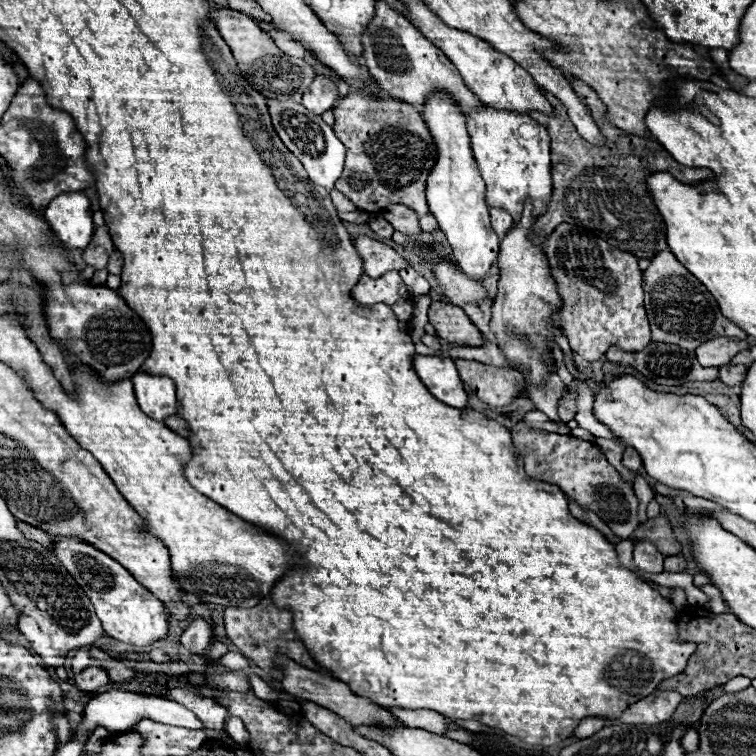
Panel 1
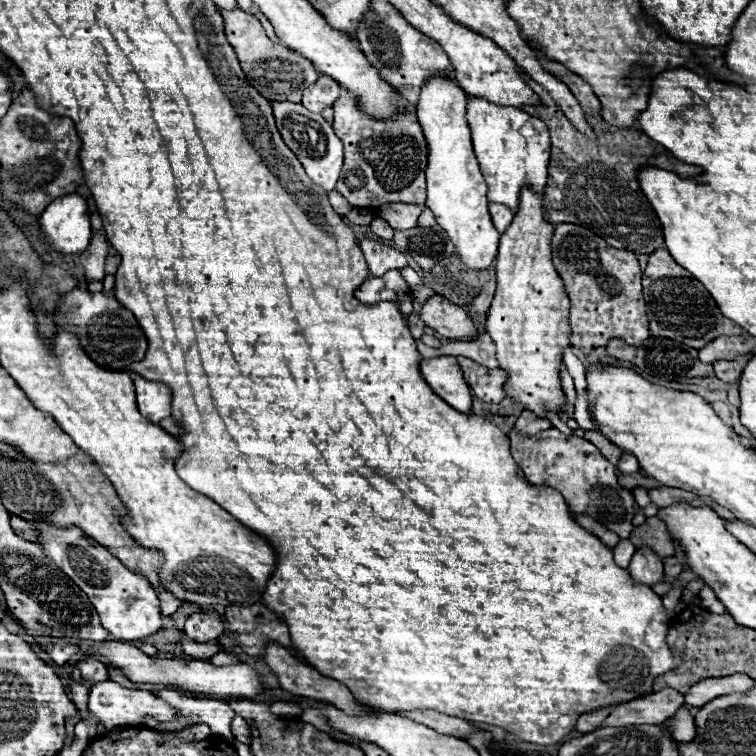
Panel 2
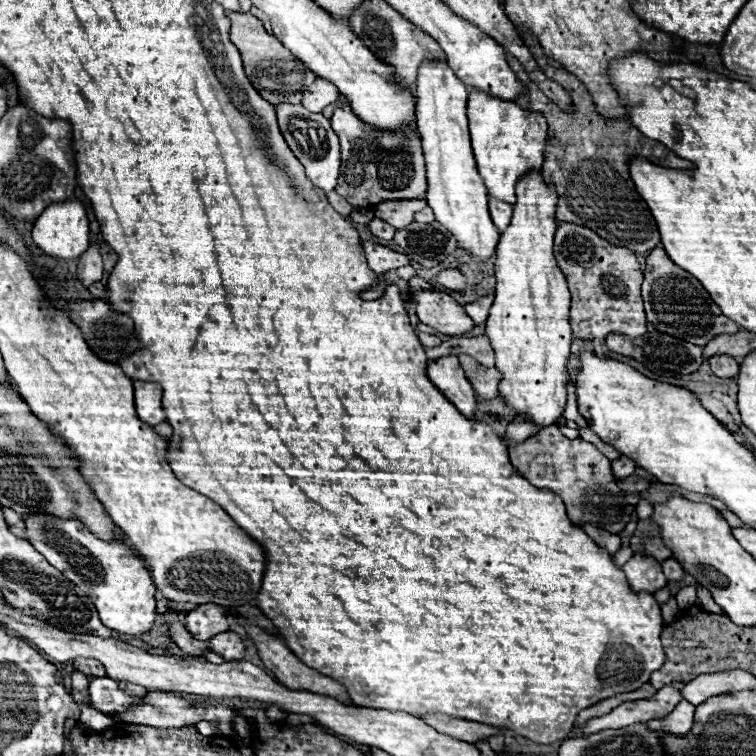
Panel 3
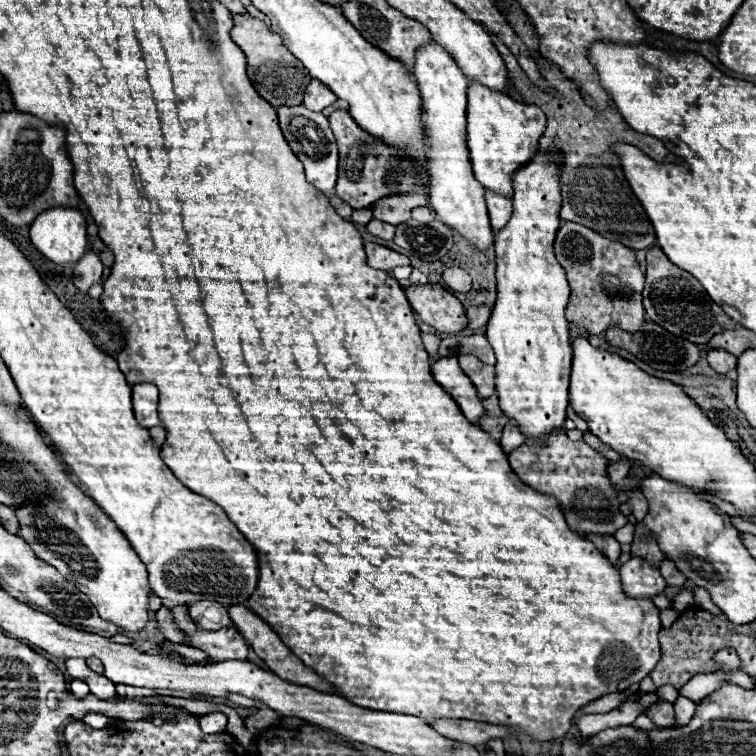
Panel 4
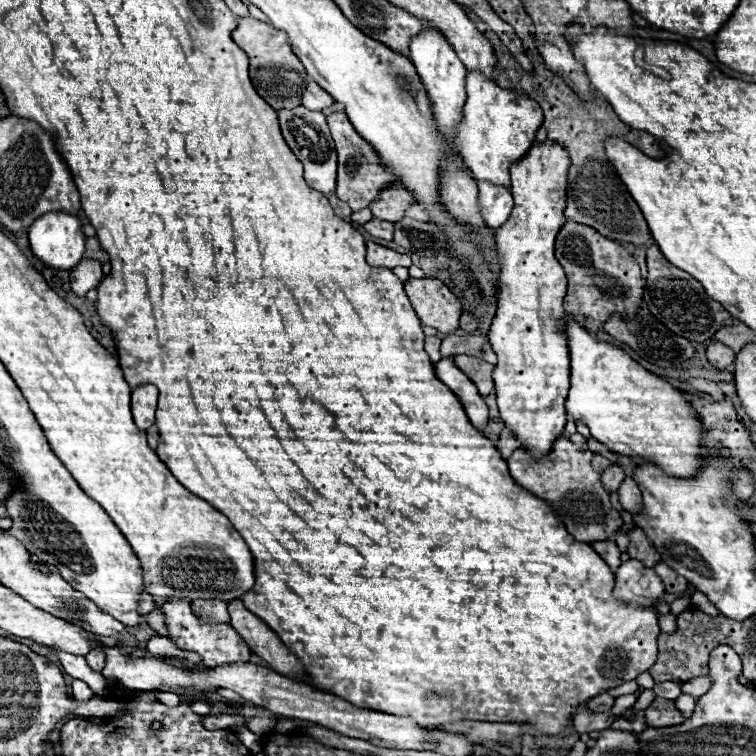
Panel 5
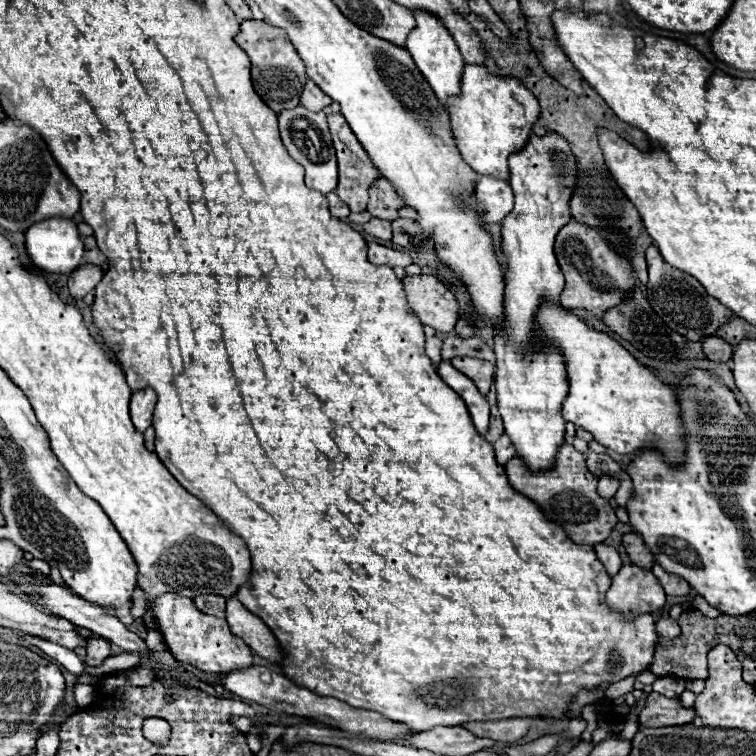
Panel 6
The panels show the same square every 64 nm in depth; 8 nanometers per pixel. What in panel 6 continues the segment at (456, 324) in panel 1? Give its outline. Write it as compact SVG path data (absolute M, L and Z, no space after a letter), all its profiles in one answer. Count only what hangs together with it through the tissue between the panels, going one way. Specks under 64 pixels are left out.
M406 276L402 280L410 308L422 324L452 332L458 322L458 300L436 276Z

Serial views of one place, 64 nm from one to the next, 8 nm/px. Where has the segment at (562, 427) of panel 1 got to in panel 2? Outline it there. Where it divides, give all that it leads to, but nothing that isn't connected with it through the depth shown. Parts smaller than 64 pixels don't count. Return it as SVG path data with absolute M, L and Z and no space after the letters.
M524 410L522 416L516 420L514 428L520 430L522 434L538 434L542 430L550 430L552 424L546 418L538 418L538 414L534 414L530 410Z

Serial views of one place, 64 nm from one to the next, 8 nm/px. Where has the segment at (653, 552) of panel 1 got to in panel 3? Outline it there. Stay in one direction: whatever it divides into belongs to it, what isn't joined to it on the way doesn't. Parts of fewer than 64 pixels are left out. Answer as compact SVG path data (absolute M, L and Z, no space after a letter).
M634 554L632 560L628 560L622 566L628 584L632 586L632 590L646 590L646 592L656 592L658 588L666 586L668 580L662 574L660 562L654 562L654 558L650 558L648 554Z

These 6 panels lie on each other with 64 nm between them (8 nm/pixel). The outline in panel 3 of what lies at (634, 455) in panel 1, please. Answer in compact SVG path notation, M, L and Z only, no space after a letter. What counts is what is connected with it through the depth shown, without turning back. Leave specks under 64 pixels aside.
M620 456L618 460L612 462L612 470L614 470L614 476L616 478L626 478L634 472L636 468L636 462L630 458L630 456Z

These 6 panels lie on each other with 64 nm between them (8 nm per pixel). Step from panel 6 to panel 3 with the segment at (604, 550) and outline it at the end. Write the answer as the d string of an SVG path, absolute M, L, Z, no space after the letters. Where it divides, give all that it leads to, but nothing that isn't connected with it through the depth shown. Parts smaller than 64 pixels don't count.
M582 526L582 528L584 528L584 532L586 532L590 538L594 538L604 550L608 550L610 554L616 554L616 552L618 552L618 548L620 548L620 544L622 544L622 540L620 540L618 536L606 534L606 530L598 530L596 526Z

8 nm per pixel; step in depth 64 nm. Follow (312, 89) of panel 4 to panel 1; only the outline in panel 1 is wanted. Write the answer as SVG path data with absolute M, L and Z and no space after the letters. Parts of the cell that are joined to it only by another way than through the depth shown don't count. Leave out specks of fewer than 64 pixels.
M316 76L314 82L304 90L302 104L314 114L322 114L332 108L336 96L338 96L336 84L324 76Z

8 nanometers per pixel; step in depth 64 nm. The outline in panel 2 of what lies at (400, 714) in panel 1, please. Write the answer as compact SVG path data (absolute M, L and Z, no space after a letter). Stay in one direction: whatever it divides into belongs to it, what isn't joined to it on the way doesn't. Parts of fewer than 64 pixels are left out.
M412 710L412 712L398 712L398 714L418 722L418 724L424 724L440 734L446 734L446 736L466 736L466 734L478 732L478 728L470 726L466 720L450 718L446 714L438 714L436 710Z

